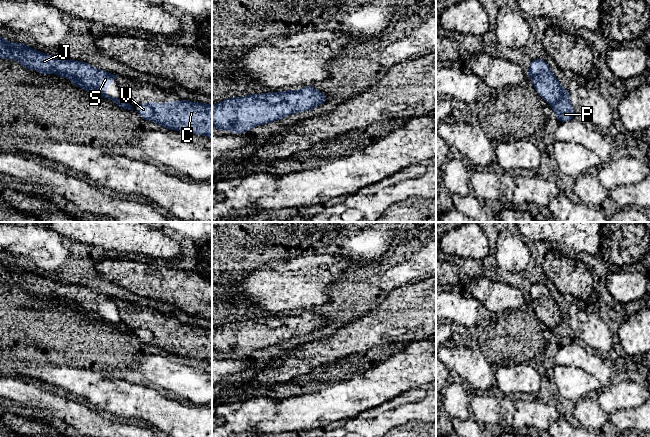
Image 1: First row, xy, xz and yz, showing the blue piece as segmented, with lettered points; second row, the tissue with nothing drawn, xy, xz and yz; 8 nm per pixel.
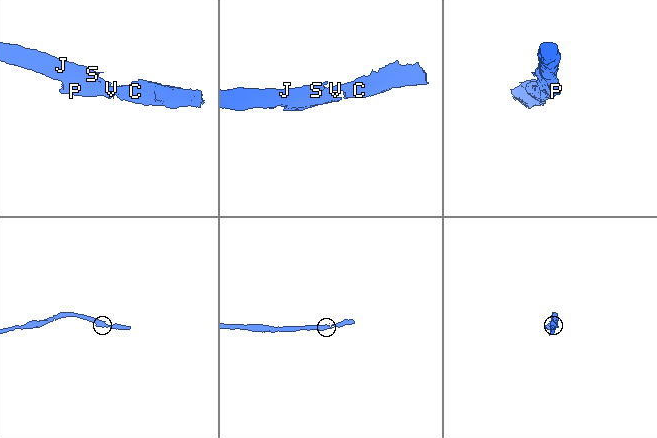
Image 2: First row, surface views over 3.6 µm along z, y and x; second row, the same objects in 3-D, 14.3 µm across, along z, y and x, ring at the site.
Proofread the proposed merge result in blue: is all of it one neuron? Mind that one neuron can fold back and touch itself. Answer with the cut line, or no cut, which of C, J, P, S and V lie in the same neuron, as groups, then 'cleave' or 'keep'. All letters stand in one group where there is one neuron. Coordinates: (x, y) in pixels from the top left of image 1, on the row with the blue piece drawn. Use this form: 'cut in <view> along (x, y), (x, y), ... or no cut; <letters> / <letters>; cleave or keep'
no cut; C J P S V; keep

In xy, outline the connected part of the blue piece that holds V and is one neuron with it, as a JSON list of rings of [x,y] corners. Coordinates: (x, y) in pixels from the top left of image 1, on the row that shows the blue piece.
[[[187,100],[139,103],[136,111],[146,120],[171,130],[212,138],[212,105]]]

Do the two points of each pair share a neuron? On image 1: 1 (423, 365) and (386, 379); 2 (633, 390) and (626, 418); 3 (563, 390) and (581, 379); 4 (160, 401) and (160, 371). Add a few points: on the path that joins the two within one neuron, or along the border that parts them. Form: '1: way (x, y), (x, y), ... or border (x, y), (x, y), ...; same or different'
1: way (414, 368), (403, 371), (395, 376); same
2: border (639, 406), (615, 410), (609, 415); different
3: way (567, 386), (570, 383), (577, 383); same
4: border (154, 386), (182, 400); different

